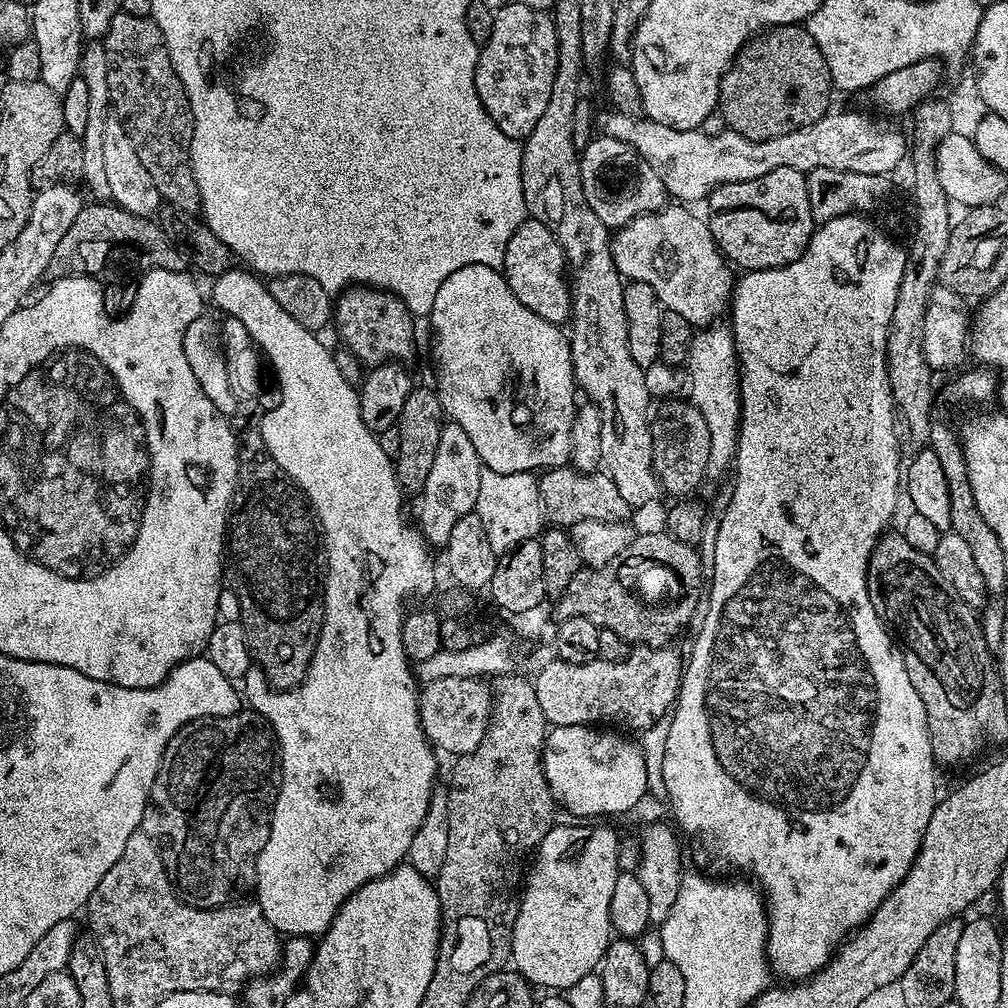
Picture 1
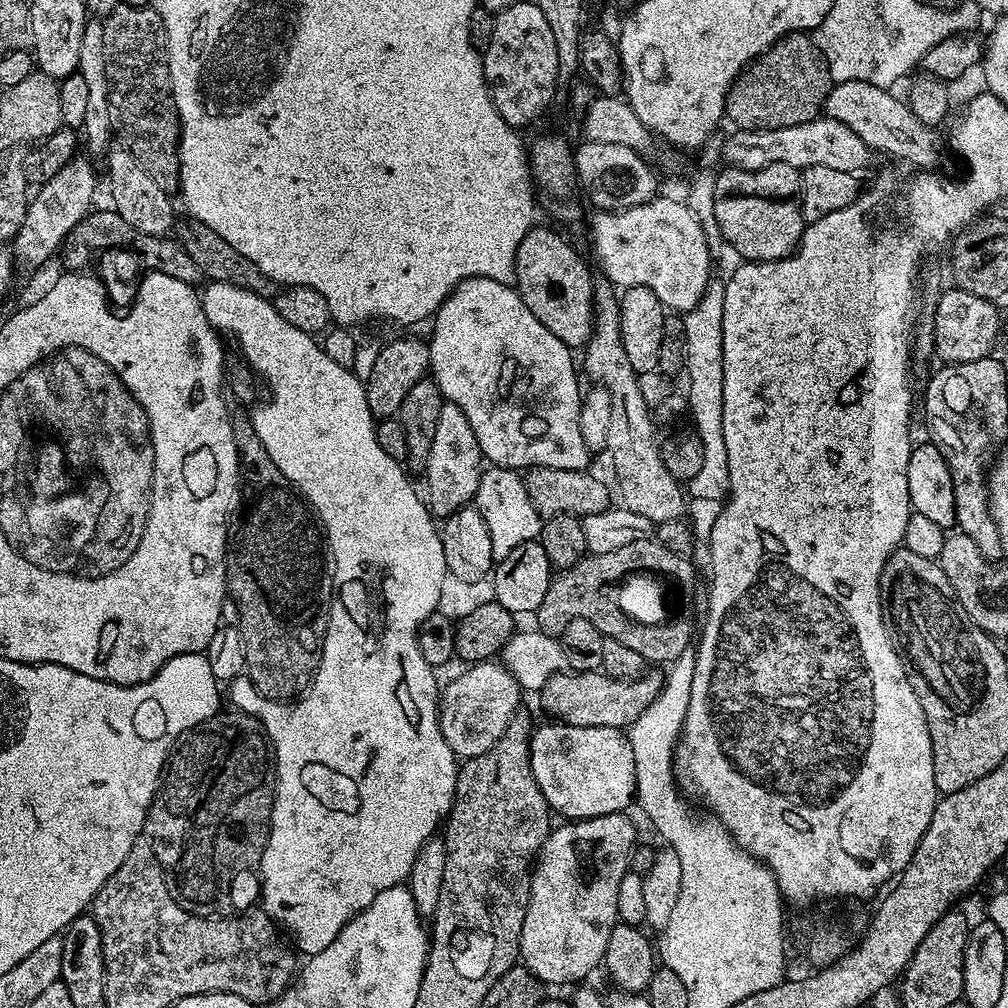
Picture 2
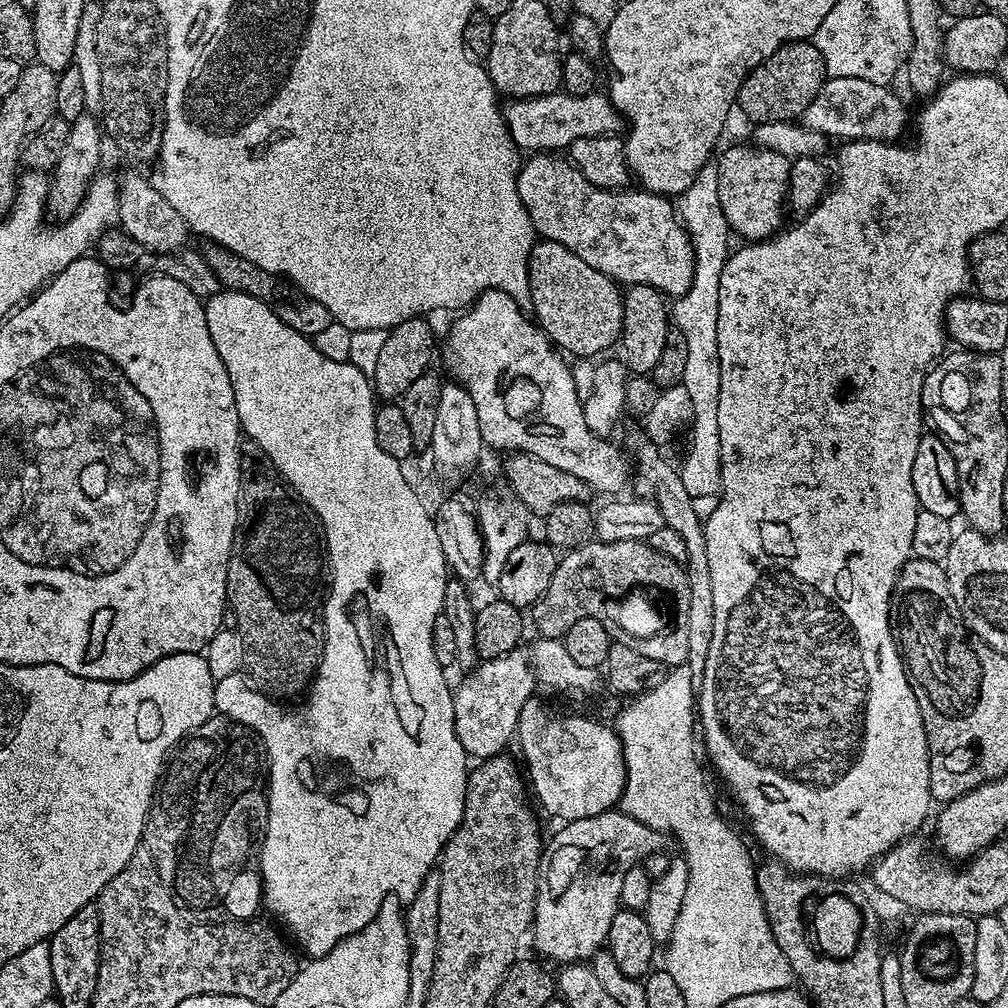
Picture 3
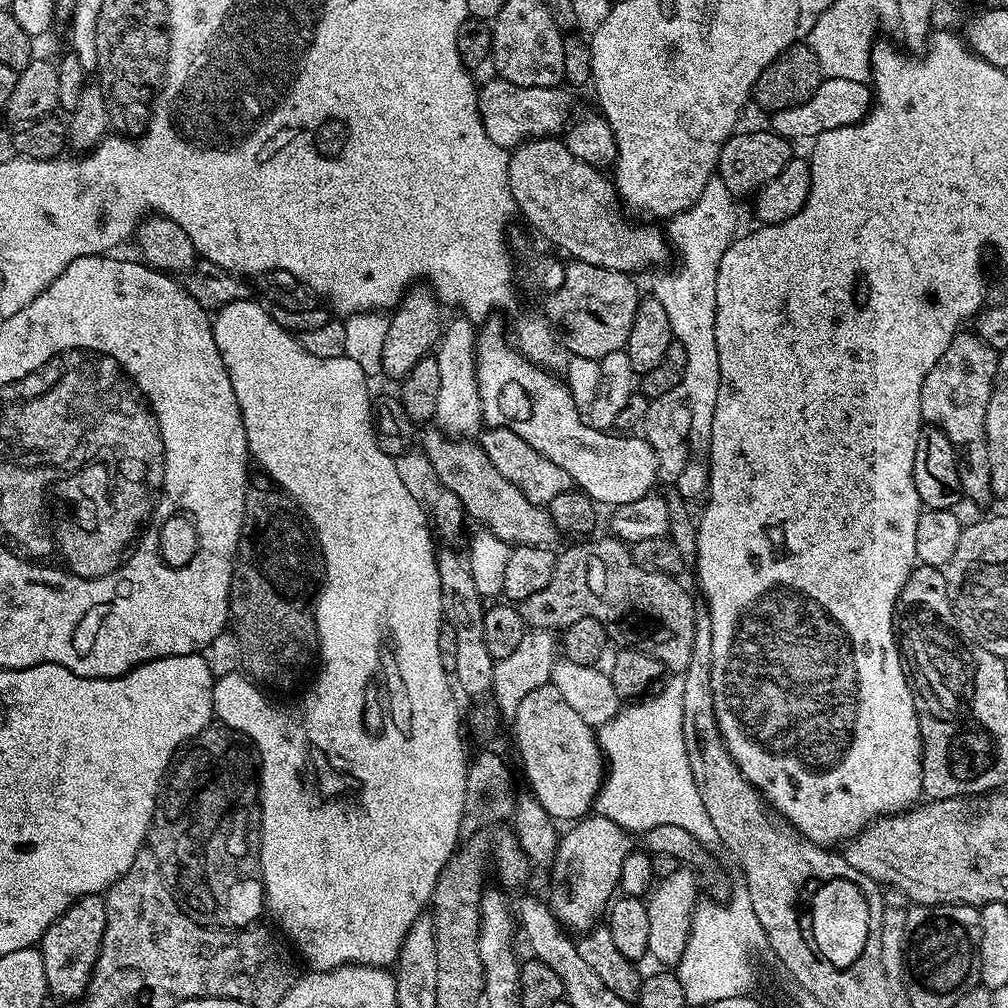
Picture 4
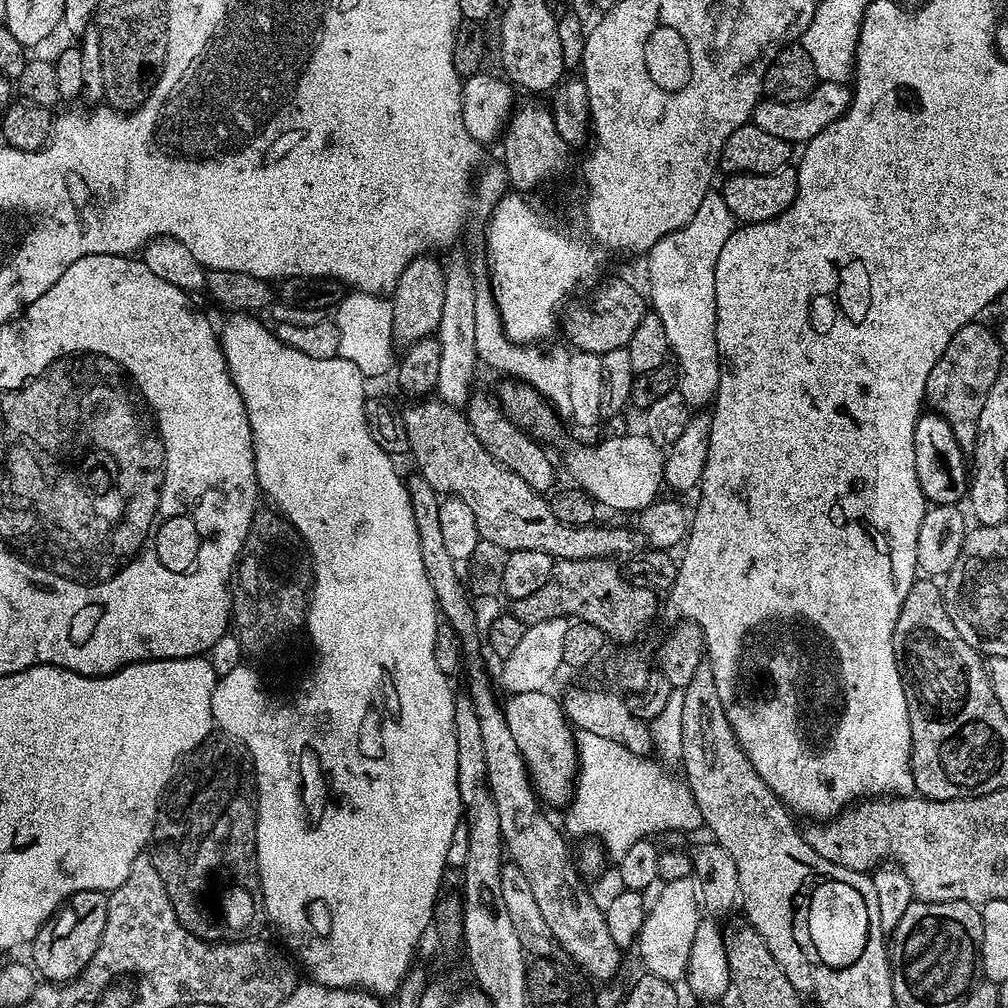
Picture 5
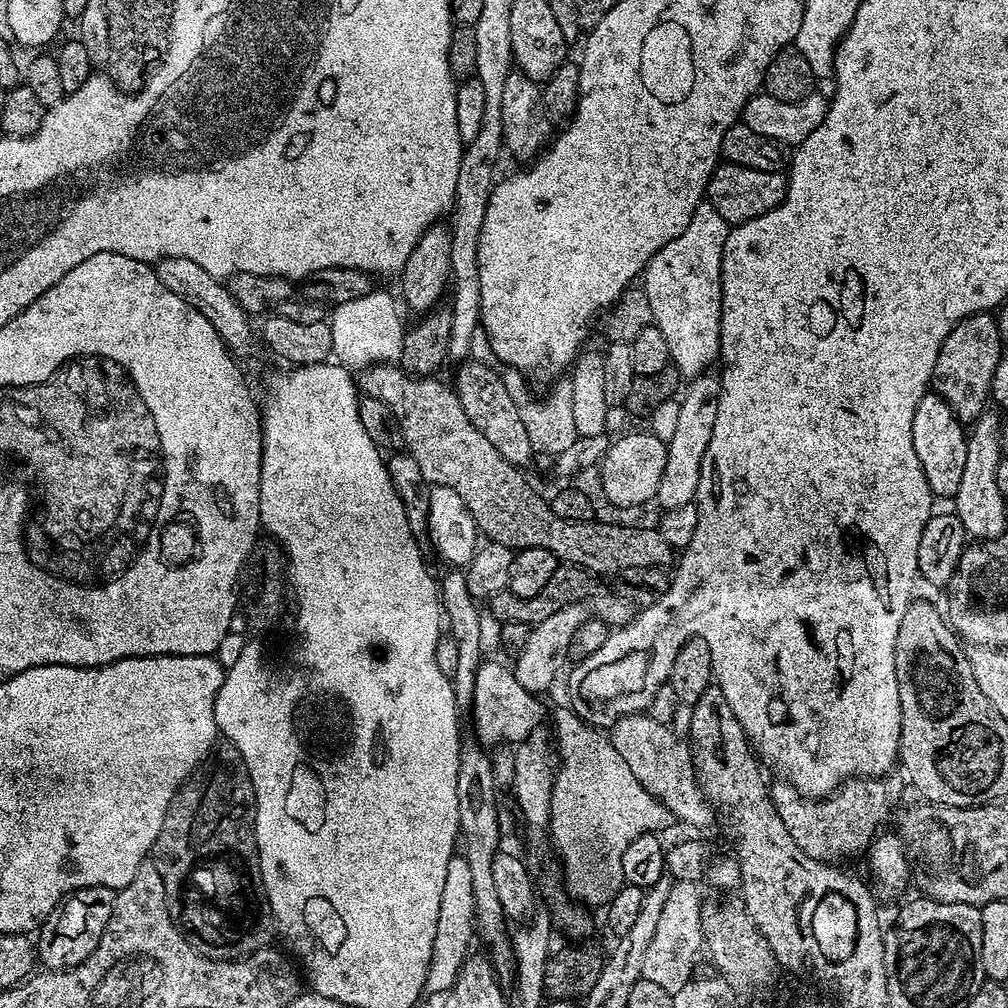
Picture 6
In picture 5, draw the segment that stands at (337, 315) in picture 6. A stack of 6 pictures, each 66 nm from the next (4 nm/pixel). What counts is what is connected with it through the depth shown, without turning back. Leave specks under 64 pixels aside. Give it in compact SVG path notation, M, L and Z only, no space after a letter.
M353 291L341 299L335 307L335 312L334 321L340 332L338 355L358 366L360 372L370 380L384 375L388 370L390 372L394 364L394 350L396 350L396 343L393 338L391 301L381 295L376 296Z

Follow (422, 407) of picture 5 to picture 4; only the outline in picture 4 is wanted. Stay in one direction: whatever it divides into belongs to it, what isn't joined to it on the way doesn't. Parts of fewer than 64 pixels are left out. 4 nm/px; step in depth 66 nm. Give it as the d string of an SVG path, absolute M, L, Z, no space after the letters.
M431 430L424 436L422 449L441 480L442 486L453 491L461 499L463 510L476 519L487 532L497 536L510 546L533 544L539 548L555 545L558 533L547 507L530 502L514 482L506 482L479 443L468 438L445 436L439 430Z

